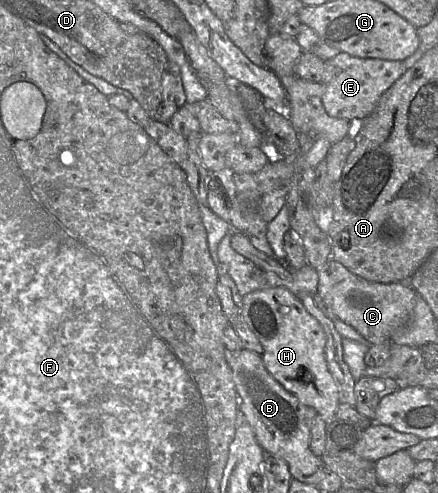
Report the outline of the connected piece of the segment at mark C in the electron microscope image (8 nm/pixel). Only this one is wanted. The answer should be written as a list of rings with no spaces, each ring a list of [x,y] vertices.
[[[332,258],[316,270],[317,294],[328,310],[352,326],[369,344],[390,343],[391,334],[409,318],[415,306],[417,293],[410,284],[367,281]]]

